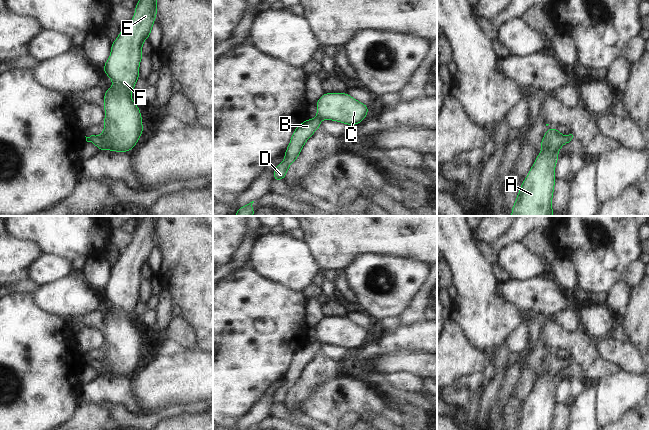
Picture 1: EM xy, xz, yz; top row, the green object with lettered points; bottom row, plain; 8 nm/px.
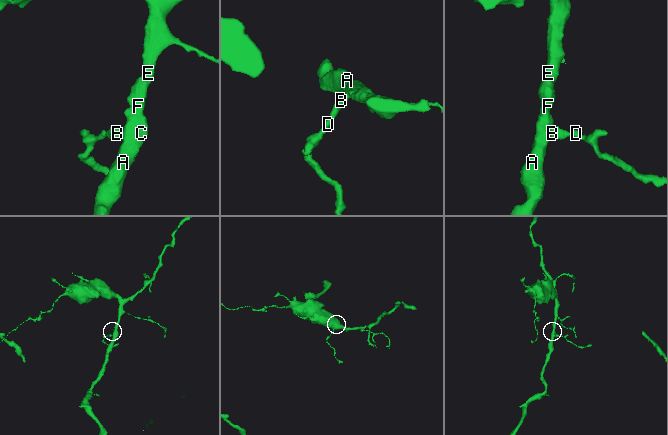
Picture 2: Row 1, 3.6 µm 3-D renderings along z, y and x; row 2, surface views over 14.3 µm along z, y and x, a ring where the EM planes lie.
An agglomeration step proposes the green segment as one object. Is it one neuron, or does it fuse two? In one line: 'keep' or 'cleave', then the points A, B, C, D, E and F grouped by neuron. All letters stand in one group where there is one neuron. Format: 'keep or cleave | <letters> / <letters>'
keep | A B C D E F

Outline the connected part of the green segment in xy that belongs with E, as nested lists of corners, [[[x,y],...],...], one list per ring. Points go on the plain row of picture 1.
[[[142,216],[134,233],[135,240],[130,247],[121,252],[118,262],[111,267],[110,281],[103,290],[103,297],[113,305],[113,311],[104,316],[104,356],[99,360],[86,361],[86,365],[94,367],[99,376],[102,374],[129,376],[143,358],[142,338],[130,318],[140,301],[139,289],[143,281],[142,268],[149,263],[154,243],[157,240],[157,219],[157,216]]]

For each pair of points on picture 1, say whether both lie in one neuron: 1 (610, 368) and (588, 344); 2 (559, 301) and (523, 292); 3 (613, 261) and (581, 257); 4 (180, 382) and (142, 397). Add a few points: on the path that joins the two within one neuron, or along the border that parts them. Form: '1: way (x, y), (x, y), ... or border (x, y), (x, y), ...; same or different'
1: way (603, 367), (588, 351); same
2: way (550, 298), (545, 295), (532, 294); same
3: way (605, 257), (589, 257); same
4: way (171, 382), (163, 383), (151, 395); same

